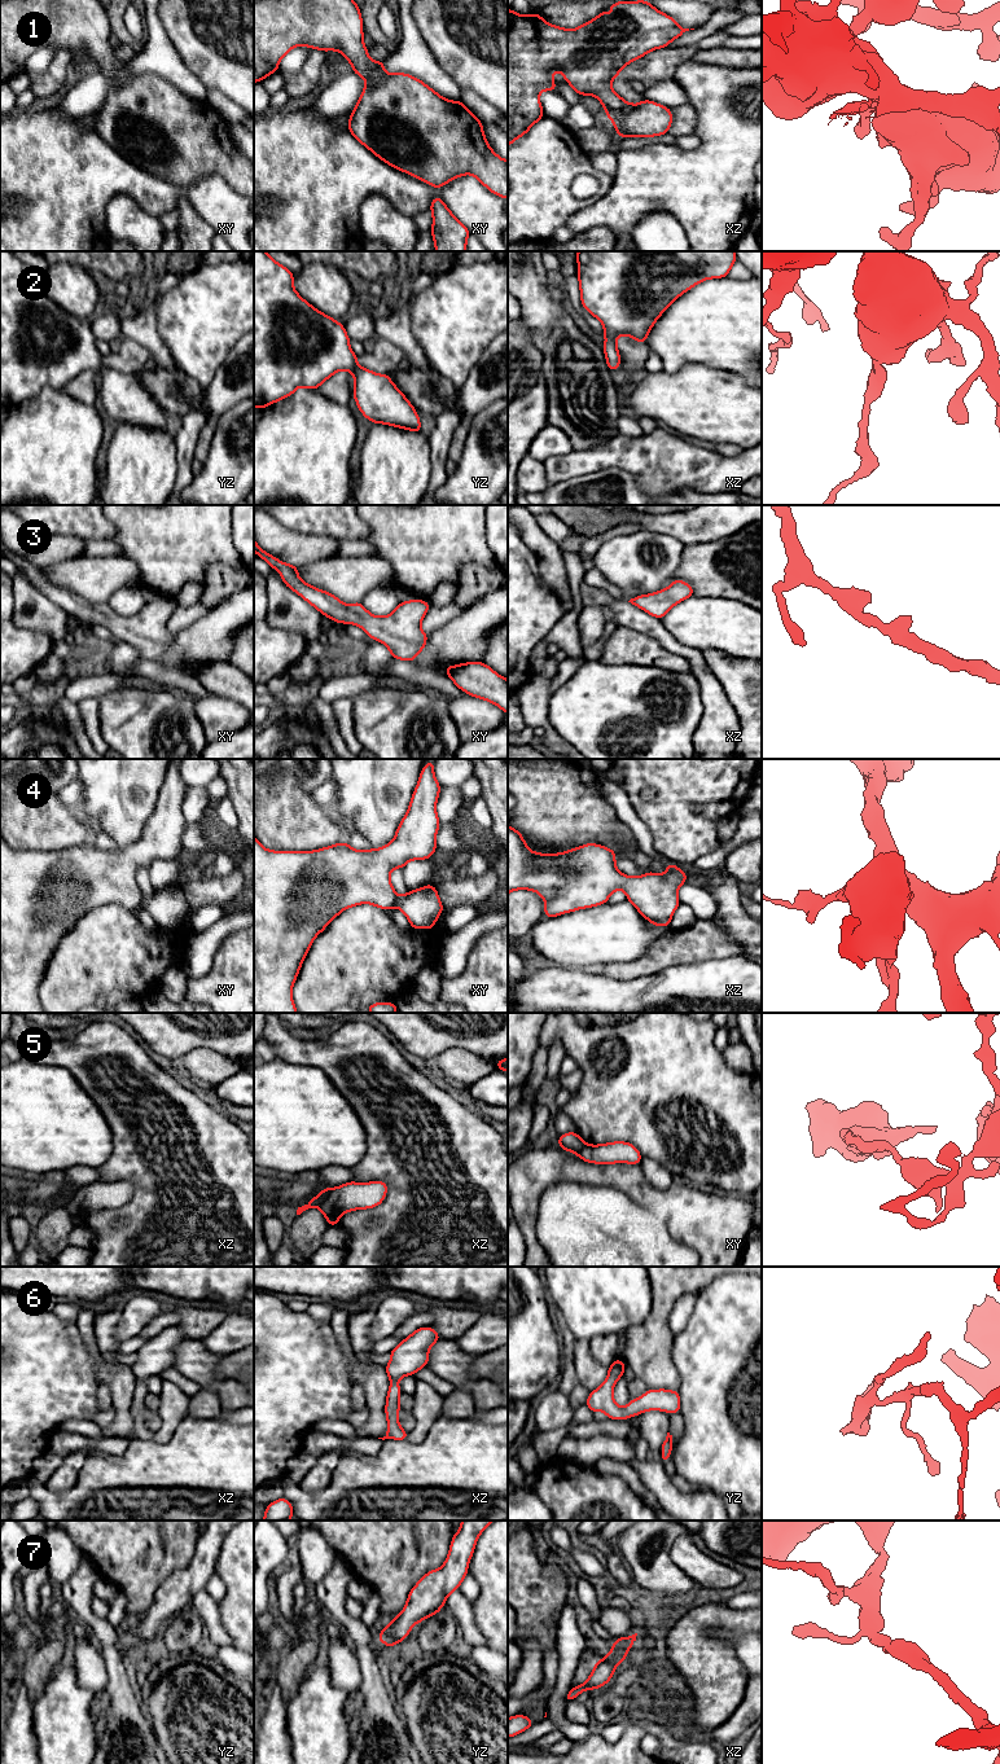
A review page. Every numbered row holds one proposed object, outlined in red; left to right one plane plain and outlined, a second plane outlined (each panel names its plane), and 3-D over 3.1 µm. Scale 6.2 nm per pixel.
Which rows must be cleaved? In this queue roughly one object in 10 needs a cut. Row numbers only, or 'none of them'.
5

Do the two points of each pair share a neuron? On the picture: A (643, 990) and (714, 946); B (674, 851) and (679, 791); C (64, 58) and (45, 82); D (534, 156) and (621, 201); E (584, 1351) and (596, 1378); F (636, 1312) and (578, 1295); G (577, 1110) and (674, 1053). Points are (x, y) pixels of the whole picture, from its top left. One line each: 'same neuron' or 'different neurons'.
A: different neurons
B: same neuron
C: same neuron
D: different neurons
E: same neuron
F: same neuron
G: same neuron

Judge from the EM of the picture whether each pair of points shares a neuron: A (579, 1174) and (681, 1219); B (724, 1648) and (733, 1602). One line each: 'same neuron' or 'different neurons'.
A: same neuron
B: different neurons

